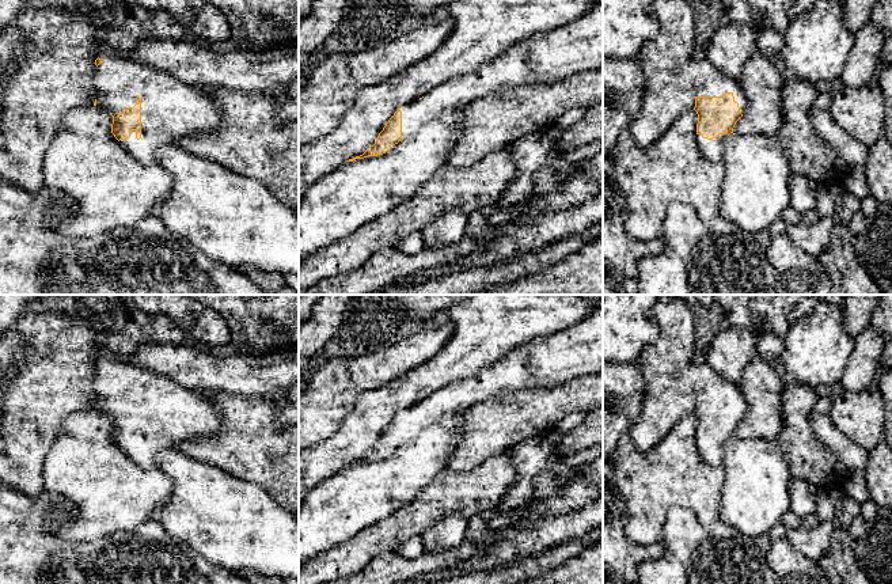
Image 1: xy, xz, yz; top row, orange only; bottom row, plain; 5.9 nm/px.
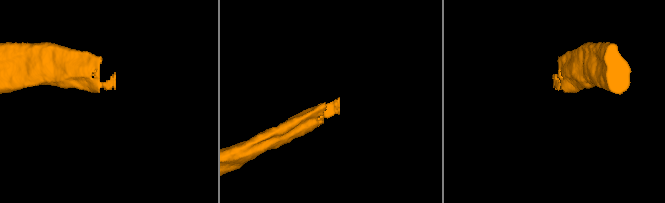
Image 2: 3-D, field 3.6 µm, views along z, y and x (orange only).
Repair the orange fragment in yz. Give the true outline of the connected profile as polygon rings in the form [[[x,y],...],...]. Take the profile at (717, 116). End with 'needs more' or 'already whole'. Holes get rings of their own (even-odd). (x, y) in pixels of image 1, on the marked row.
[[[702,56],[690,61],[687,73],[695,87],[698,148],[707,160],[721,162],[725,141],[745,111],[745,94],[739,80],[728,77]]]; needs more

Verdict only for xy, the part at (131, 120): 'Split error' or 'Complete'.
Split error

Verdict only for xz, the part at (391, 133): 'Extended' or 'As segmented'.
Extended

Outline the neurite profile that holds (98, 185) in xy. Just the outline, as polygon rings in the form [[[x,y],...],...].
[[[98,106],[71,109],[53,137],[43,159],[42,177],[46,191],[57,198],[52,225],[71,238],[90,238],[117,227],[129,227],[152,216],[172,187],[171,175],[160,166],[147,166],[130,156],[111,133],[113,117]]]

